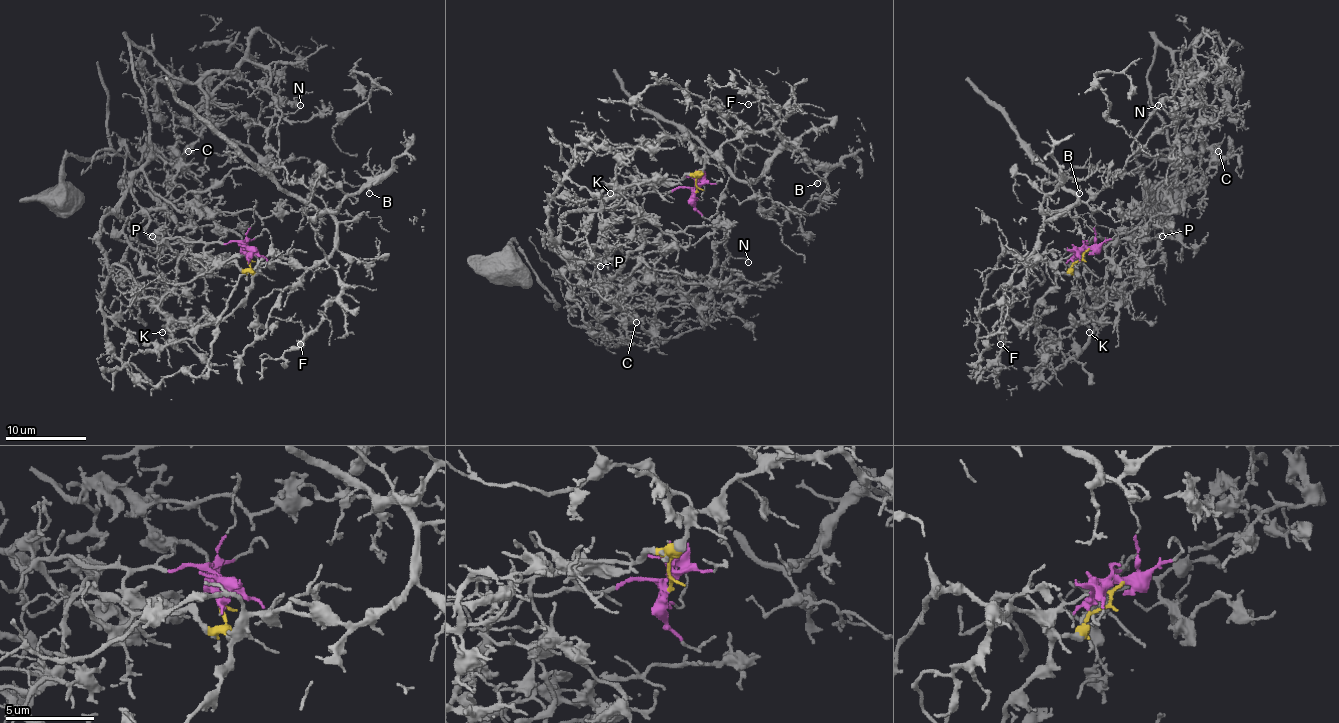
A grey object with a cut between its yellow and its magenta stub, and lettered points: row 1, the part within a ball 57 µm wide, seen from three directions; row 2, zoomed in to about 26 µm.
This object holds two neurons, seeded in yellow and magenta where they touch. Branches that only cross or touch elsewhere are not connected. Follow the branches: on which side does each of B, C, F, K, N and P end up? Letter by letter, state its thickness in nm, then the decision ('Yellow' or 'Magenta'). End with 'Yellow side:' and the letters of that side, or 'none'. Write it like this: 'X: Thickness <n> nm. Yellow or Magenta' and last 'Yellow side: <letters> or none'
B: Thickness 110 nm. Yellow
C: Thickness 200 nm. Magenta
F: Thickness 120 nm. Yellow
K: Thickness 140 nm. Magenta
N: Thickness 130 nm. Yellow
P: Thickness 180 nm. Magenta
Yellow side: B, F, N

